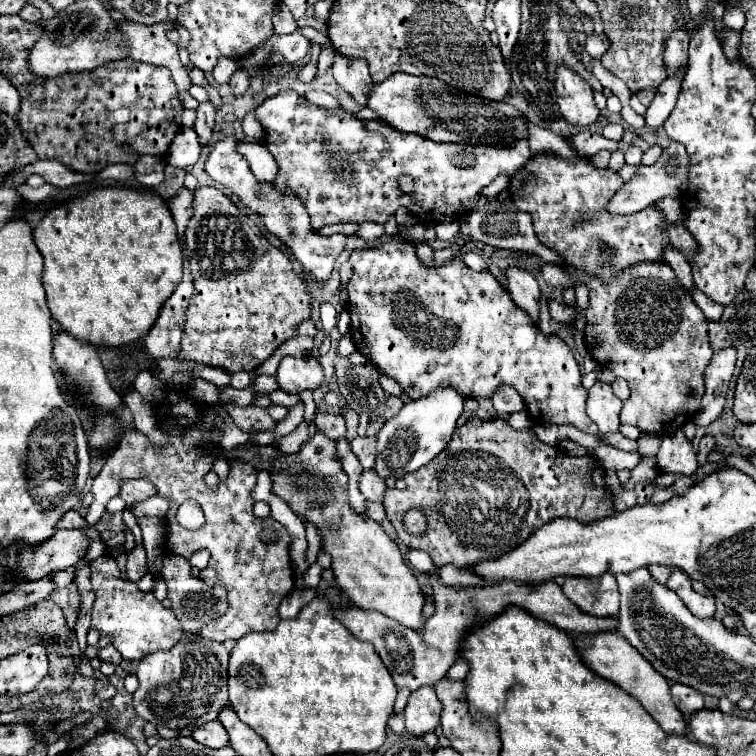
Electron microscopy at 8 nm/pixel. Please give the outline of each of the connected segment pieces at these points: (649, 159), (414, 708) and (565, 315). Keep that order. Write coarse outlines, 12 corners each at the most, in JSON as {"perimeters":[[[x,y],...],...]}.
{"perimeters":[[[658,144],[650,146],[642,154],[642,164],[650,166],[658,162],[660,154],[664,152]],[[432,686],[414,690],[404,708],[412,736],[432,732],[442,706]],[[548,300],[550,318],[566,324],[572,322],[576,310]]]}

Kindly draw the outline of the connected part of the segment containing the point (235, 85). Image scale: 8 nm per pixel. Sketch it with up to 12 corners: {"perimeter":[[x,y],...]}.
{"perimeter":[[244,70],[232,76],[230,86],[236,96],[250,86],[248,72]]}

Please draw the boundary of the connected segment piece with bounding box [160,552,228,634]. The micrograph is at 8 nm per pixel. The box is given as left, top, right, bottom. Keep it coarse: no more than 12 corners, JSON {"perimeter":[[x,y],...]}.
{"perimeter":[[166,552],[160,576],[184,632],[194,634],[228,608],[226,590],[190,574]]}

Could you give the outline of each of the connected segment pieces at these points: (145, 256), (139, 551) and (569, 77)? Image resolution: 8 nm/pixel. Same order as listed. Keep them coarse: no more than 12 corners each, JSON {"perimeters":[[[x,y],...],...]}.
{"perimeters":[[[98,186],[34,230],[76,340],[144,338],[182,278],[166,202]],[[136,546],[128,556],[126,580],[138,582],[146,574],[146,554]],[[566,66],[556,74],[562,118],[594,124],[600,110],[592,86]]]}

